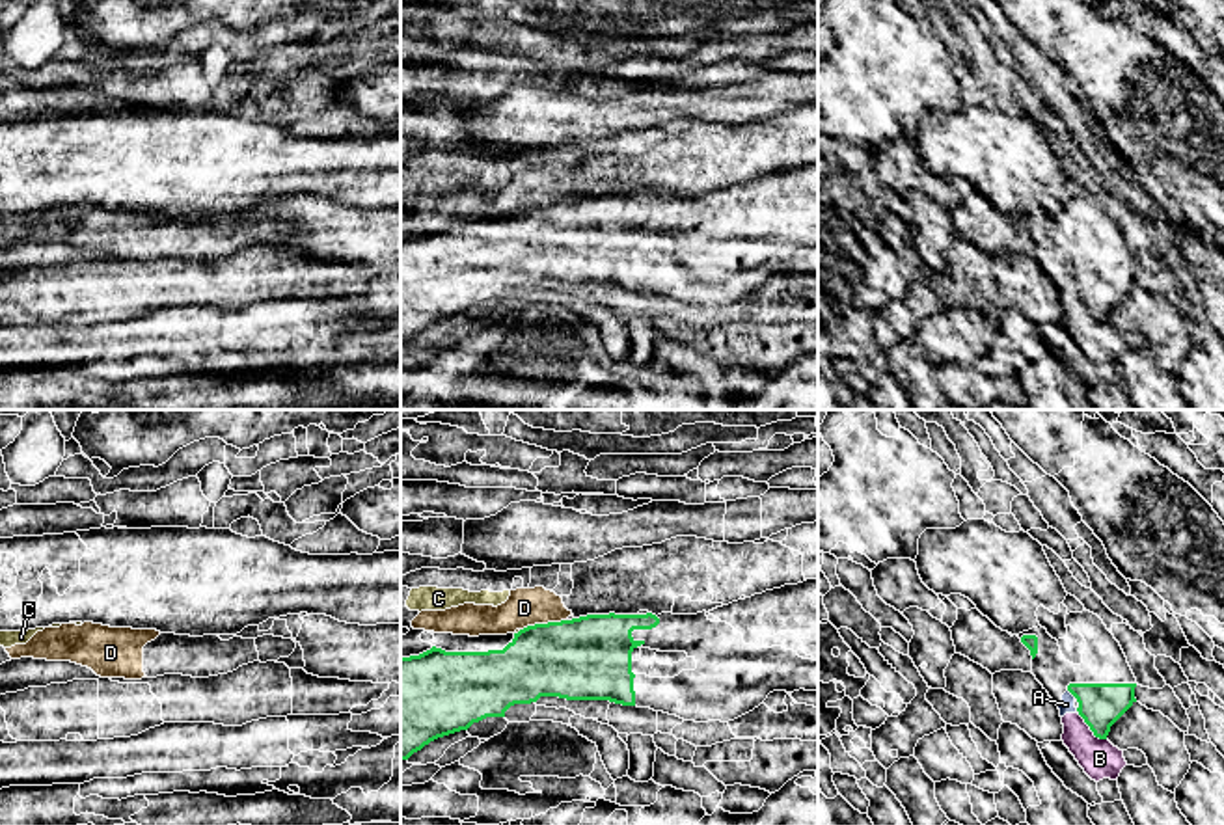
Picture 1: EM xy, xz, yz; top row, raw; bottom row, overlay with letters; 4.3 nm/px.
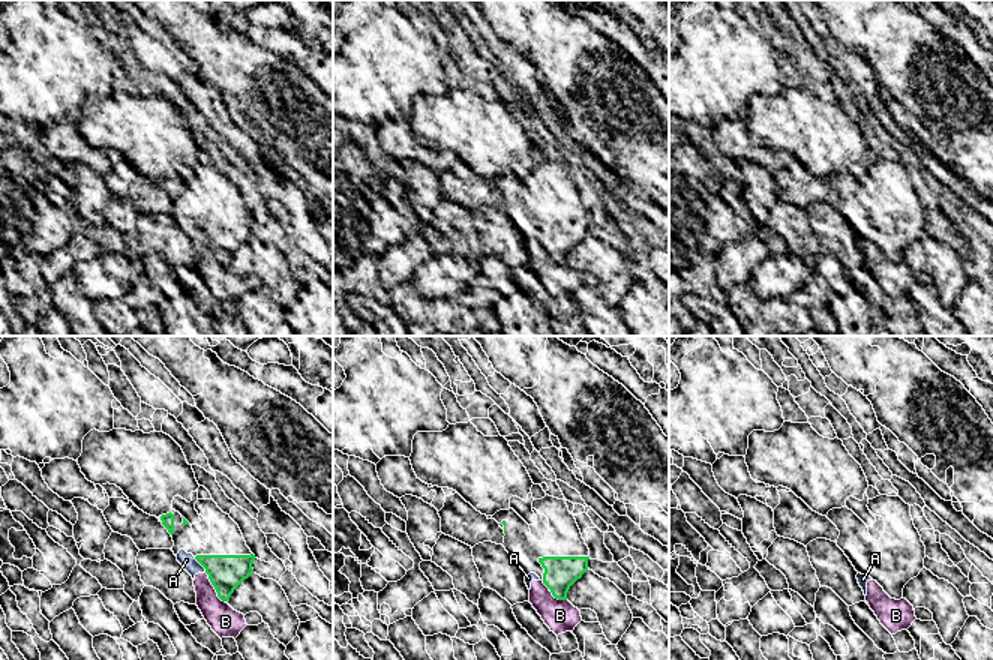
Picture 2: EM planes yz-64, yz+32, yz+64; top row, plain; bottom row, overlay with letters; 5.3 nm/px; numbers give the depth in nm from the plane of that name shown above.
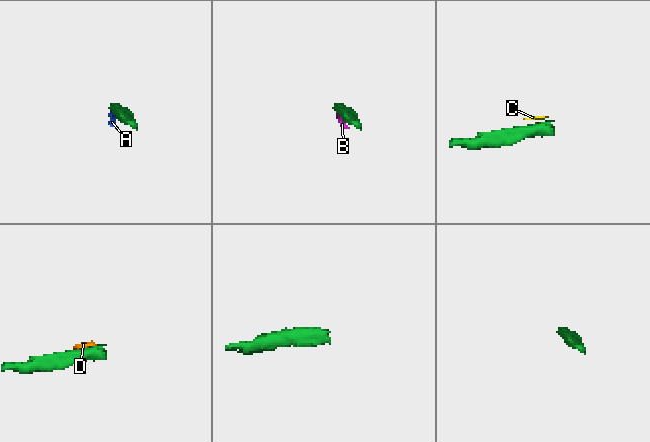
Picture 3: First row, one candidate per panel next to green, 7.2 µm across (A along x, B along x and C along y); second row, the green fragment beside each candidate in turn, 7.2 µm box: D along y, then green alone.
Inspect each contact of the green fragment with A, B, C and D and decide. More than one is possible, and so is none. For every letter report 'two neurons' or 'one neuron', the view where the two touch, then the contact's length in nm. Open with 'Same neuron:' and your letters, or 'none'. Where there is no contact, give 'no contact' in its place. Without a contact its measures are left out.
Same neuron: none
A: two neurons; meets green in yz; contact 50 nm long
B: two neurons; meets green in yz; contact 170 nm long
C: two neurons; meets green in xz; contact 40 nm long
D: two neurons; meets green in xz; contact 200 nm long

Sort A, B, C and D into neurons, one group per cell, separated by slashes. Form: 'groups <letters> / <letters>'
groups A / B / C D

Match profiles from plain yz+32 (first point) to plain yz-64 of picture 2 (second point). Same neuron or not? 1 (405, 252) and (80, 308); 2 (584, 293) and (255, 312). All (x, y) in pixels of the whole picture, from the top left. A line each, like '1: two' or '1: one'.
1: two
2: one

